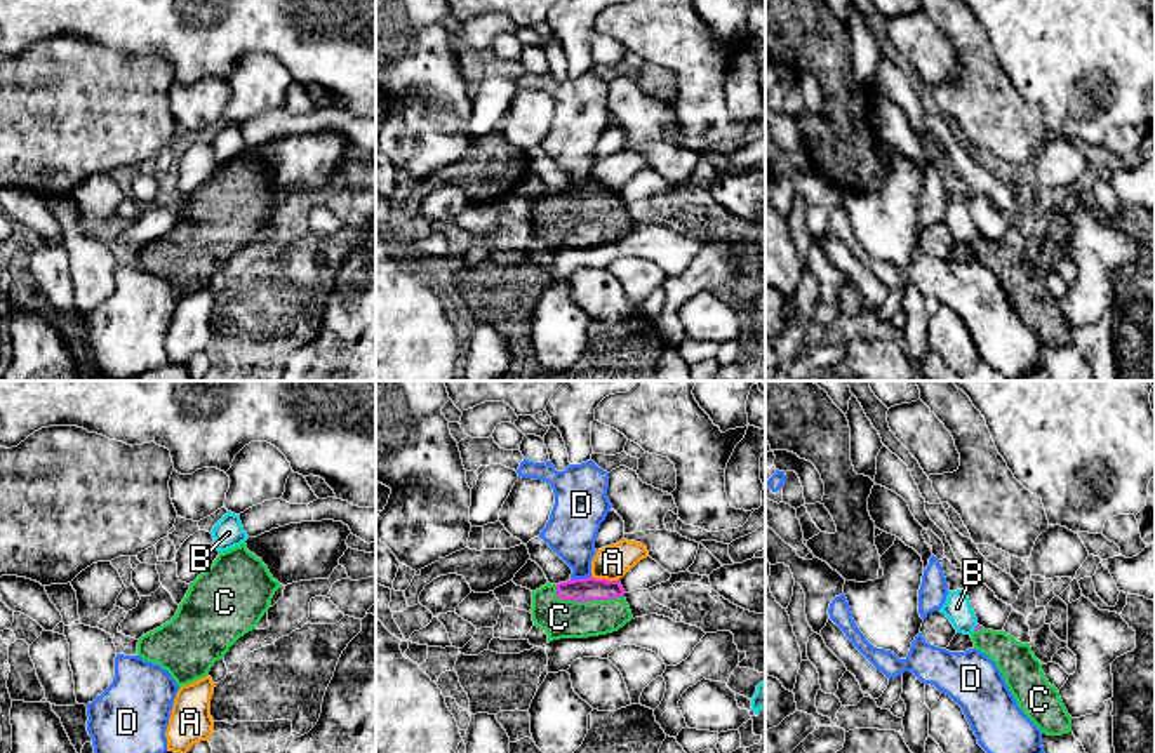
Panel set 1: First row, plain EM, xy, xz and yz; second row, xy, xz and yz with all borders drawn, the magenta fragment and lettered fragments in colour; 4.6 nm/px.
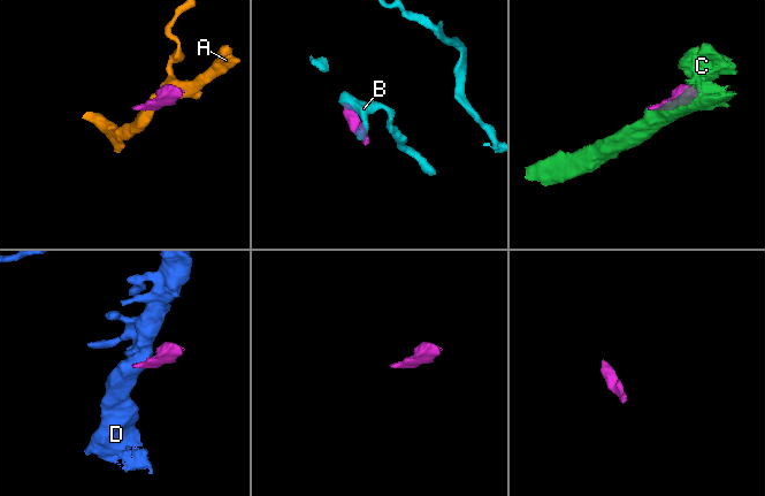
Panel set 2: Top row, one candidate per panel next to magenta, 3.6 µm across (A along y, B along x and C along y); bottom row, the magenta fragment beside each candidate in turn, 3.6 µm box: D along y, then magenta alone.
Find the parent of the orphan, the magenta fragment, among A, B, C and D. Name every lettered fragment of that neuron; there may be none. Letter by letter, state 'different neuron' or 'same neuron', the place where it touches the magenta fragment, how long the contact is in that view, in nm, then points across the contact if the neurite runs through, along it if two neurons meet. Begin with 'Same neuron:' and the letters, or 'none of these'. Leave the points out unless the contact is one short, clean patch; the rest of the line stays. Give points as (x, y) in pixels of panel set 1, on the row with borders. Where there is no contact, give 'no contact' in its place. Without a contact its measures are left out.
Same neuron: C
A: different neuron; contact xz (606, 579); length 130 nm
B: different neuron; contact yz (974, 628); length 40 nm
C: same neuron; contact xz (585, 600); length 340 nm
D: different neuron; contact xz (580, 579); length 100 nm; border xz (590, 576), (571, 581)

